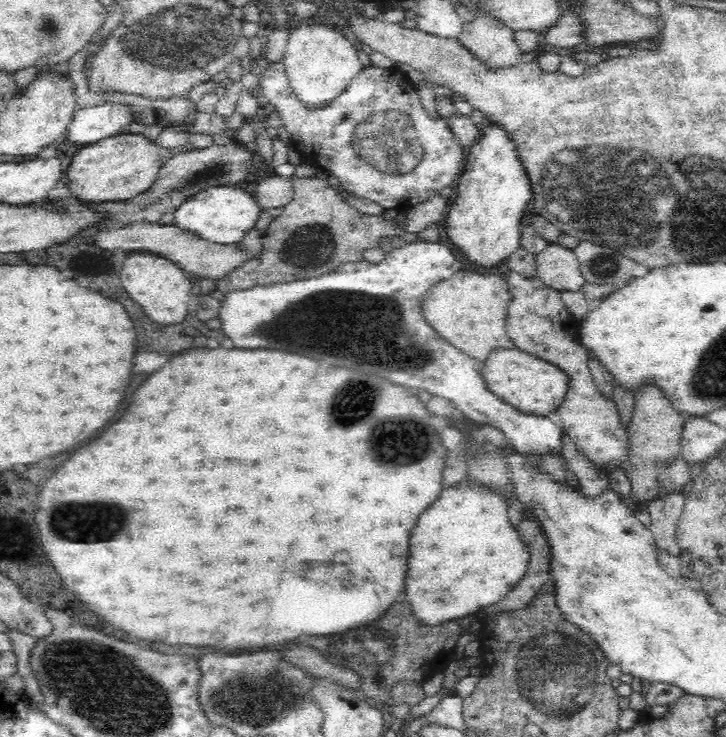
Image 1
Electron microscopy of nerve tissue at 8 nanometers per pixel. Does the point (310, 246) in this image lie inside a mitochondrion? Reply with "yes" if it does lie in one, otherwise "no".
yes

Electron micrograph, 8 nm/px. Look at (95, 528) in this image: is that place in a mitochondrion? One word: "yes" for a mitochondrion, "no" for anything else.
yes

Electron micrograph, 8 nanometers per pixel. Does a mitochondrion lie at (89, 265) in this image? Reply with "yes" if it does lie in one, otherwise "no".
no

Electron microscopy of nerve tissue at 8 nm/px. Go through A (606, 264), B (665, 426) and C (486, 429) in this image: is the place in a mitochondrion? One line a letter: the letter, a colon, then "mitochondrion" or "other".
A: mitochondrion
B: other
C: other

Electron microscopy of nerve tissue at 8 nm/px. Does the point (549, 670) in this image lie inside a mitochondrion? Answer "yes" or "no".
yes

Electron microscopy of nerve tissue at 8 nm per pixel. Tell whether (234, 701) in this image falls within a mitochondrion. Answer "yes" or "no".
yes

